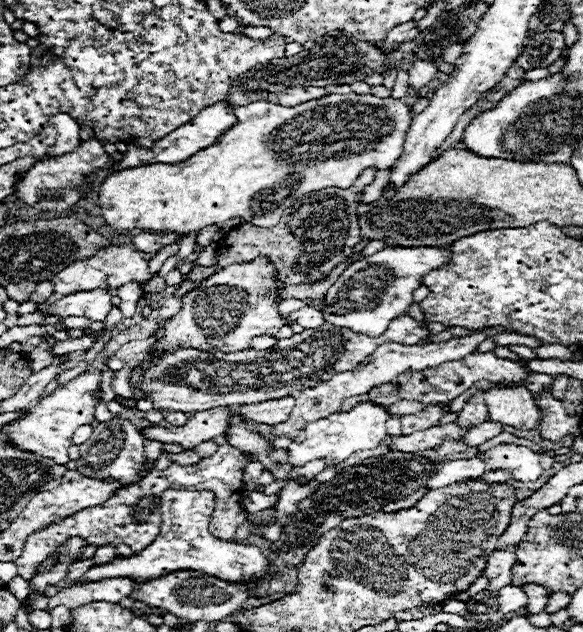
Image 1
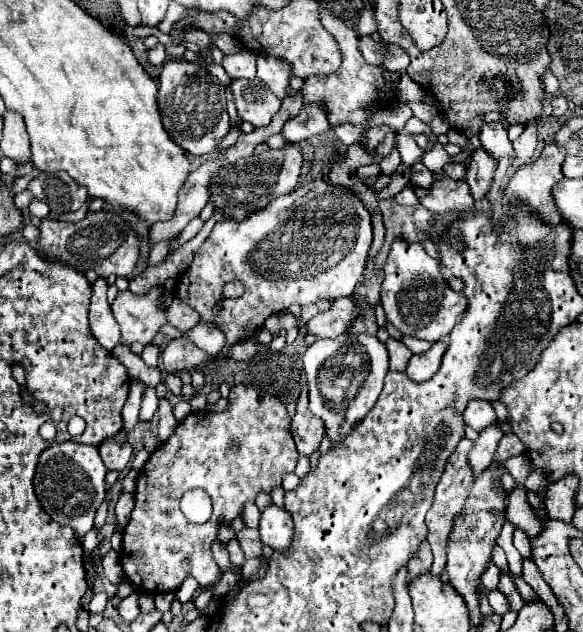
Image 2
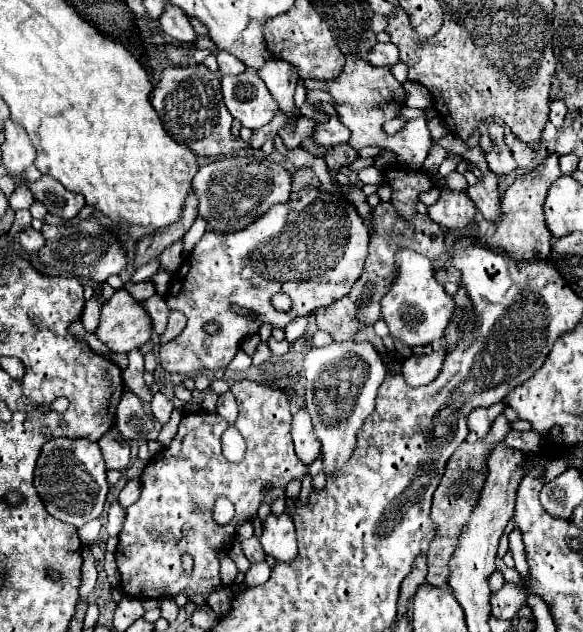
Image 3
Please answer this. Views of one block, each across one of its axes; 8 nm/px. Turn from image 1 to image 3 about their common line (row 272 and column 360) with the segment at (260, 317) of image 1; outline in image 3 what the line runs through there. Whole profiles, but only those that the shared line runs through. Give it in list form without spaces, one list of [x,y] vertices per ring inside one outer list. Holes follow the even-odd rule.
[[[306,186],[306,188],[302,188],[302,190],[300,190],[300,200],[290,198],[286,204],[276,204],[276,206],[272,206],[272,208],[268,210],[268,214],[262,214],[262,216],[256,218],[252,224],[248,224],[248,228],[244,228],[244,230],[238,230],[238,232],[232,232],[232,234],[206,232],[206,234],[202,236],[202,240],[194,246],[192,254],[190,254],[190,256],[182,262],[182,266],[172,274],[174,280],[172,280],[172,286],[170,286],[170,292],[168,292],[168,308],[170,308],[170,310],[184,312],[186,318],[188,318],[188,324],[186,324],[184,332],[182,332],[178,338],[174,338],[174,340],[168,342],[168,344],[162,344],[162,348],[160,348],[160,364],[162,364],[162,368],[164,368],[166,372],[170,372],[170,374],[182,374],[182,376],[196,376],[198,372],[202,372],[202,368],[208,368],[208,370],[226,368],[226,366],[230,364],[230,360],[236,356],[236,352],[238,352],[238,348],[240,348],[240,342],[242,342],[246,336],[250,336],[250,334],[258,334],[258,330],[260,330],[260,326],[262,326],[264,322],[274,324],[276,328],[286,328],[286,324],[288,324],[290,320],[294,320],[296,316],[308,316],[310,312],[314,312],[314,310],[318,310],[318,308],[330,306],[330,304],[336,302],[338,298],[346,296],[346,294],[350,292],[352,284],[360,278],[362,268],[364,268],[364,260],[366,260],[366,254],[368,254],[368,250],[366,250],[368,240],[370,240],[370,230],[368,230],[368,226],[364,224],[362,216],[356,212],[356,206],[354,206],[344,194],[320,190],[320,188],[316,188],[316,186]],[[278,292],[284,292],[284,294],[290,296],[290,300],[292,300],[290,312],[278,312],[278,310],[272,306],[272,296],[278,294]],[[232,306],[242,306],[242,308],[248,310],[250,314],[238,314],[238,312],[232,310]],[[208,322],[218,324],[218,330],[216,330],[214,334],[206,334],[206,332],[204,332],[204,326],[206,326]]]

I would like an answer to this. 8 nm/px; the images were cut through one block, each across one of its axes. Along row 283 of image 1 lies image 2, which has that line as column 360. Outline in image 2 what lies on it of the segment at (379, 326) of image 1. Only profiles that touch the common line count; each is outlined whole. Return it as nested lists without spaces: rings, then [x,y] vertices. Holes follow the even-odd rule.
[[[346,334],[346,338],[328,338],[310,344],[304,352],[304,370],[308,376],[310,412],[324,422],[332,448],[338,448],[352,428],[374,408],[388,372],[388,352],[374,336]]]

